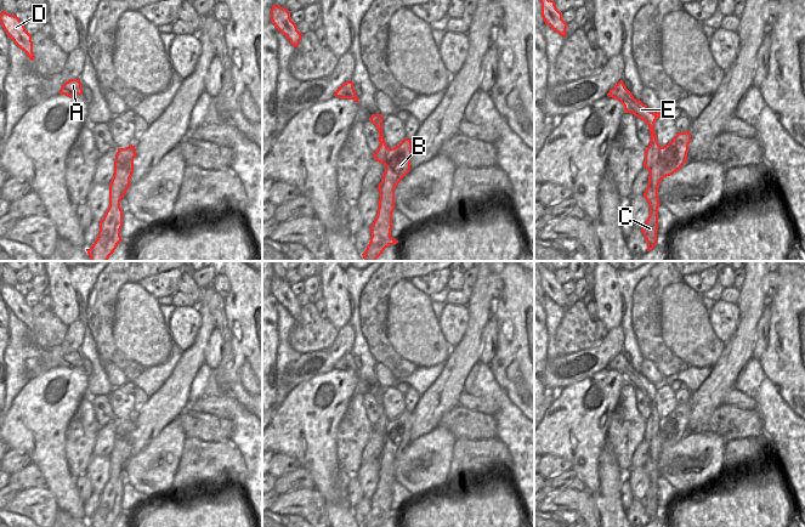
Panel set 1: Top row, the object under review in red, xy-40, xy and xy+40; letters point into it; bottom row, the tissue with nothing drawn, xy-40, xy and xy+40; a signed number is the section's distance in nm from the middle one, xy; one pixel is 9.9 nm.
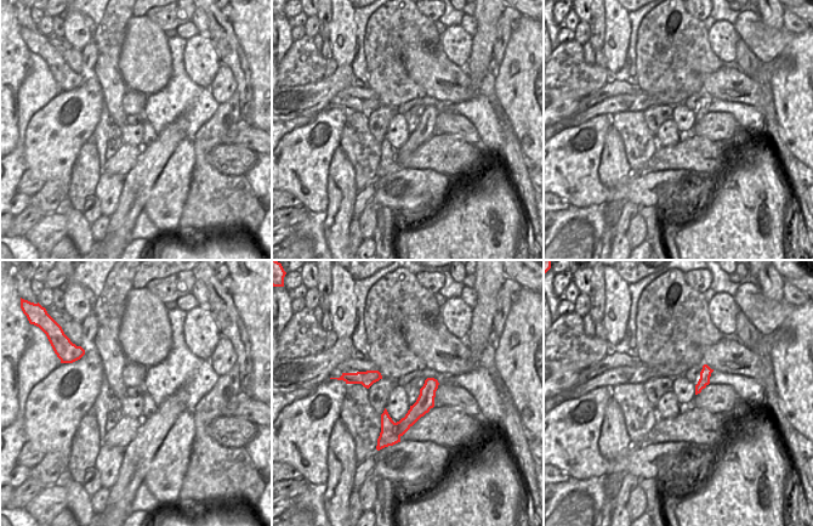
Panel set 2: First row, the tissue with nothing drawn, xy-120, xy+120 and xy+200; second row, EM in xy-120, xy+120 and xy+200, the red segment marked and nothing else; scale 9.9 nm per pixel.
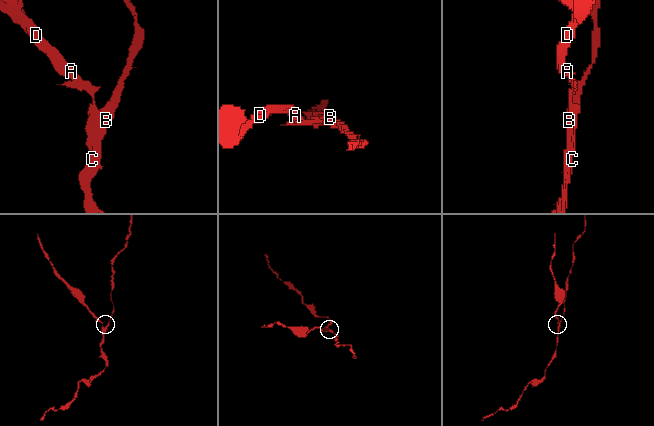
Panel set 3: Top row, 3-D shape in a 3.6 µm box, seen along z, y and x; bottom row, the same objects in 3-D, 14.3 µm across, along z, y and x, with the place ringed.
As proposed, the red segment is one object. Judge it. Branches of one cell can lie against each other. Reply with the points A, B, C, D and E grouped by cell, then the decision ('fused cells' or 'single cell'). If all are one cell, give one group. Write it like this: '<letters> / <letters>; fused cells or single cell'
A D E / B C; fused cells

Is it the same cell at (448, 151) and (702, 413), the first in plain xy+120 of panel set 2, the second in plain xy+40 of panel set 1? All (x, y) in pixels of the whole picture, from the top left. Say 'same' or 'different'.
different

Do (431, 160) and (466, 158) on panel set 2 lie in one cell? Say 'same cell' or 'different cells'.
same cell

